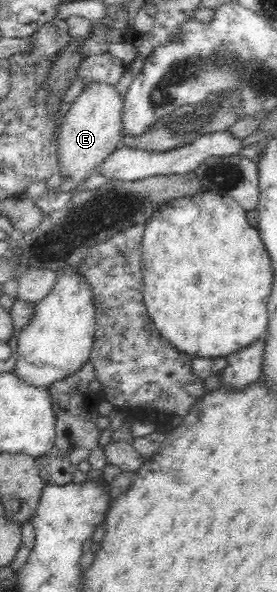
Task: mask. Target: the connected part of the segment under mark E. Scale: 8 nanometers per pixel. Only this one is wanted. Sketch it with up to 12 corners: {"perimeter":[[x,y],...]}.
{"perimeter":[[90,82],[59,130],[58,192],[122,147],[124,94]]}

